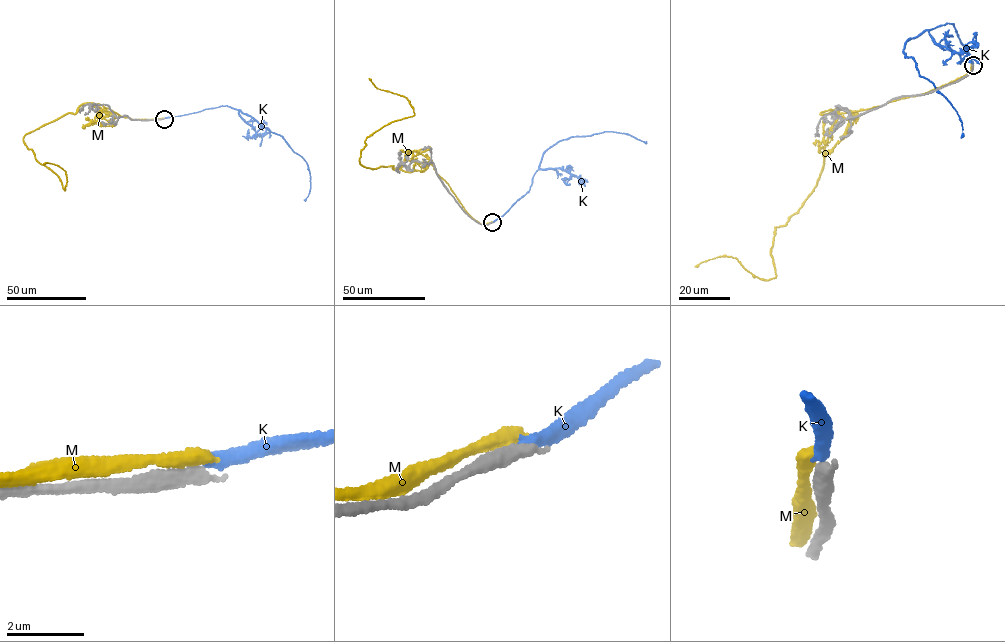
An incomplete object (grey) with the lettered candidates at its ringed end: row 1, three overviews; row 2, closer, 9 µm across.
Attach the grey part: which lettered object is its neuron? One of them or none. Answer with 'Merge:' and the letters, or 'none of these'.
Merge: none of these

